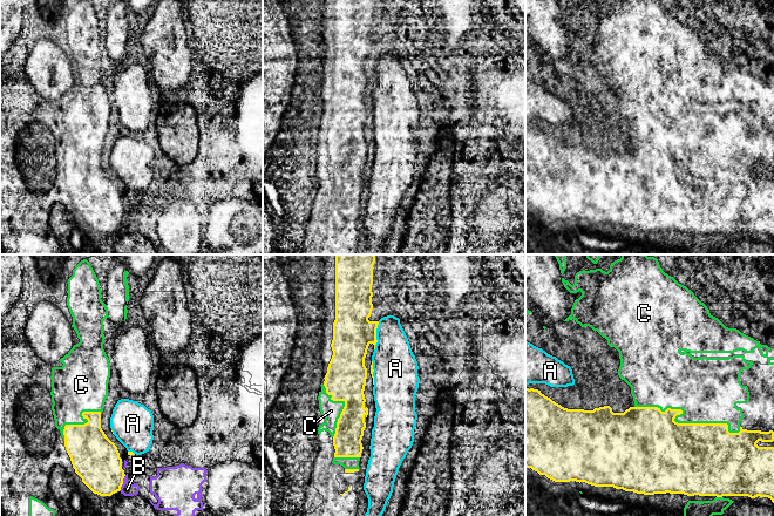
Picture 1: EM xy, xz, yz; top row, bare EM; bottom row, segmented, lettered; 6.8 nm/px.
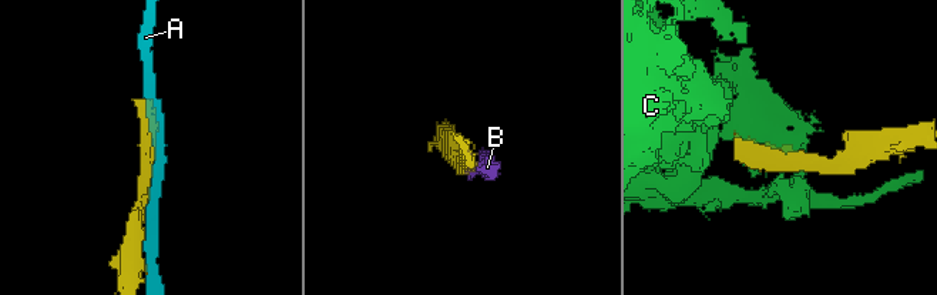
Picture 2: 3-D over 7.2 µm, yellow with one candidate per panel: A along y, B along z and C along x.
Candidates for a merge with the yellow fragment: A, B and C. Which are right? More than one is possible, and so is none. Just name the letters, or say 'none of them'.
none of them

